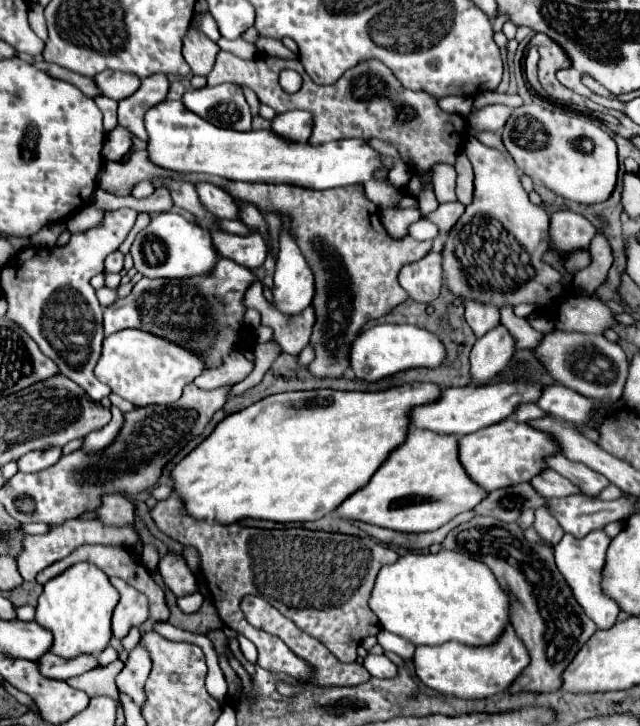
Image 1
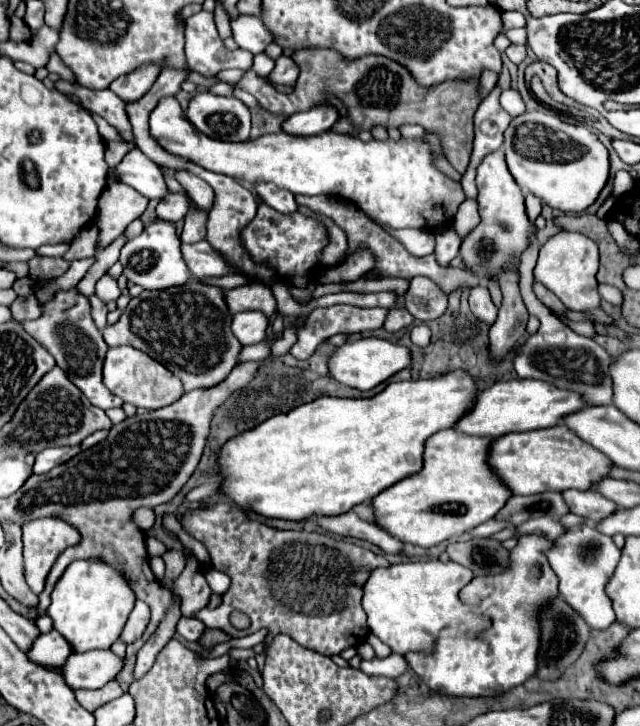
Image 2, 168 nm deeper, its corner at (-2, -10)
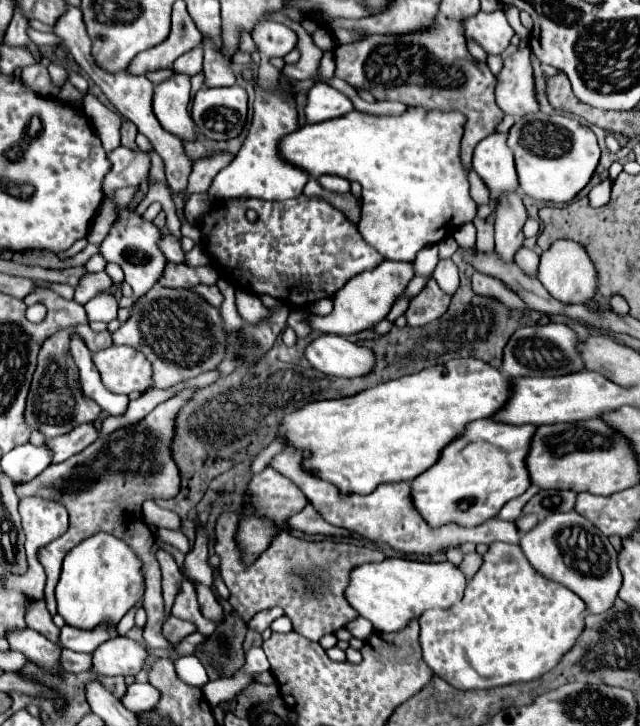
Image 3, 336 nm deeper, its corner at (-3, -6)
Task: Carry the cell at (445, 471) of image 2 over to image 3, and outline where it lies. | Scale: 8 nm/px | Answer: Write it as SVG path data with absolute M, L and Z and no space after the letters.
M479 419L467 425L463 437L447 445L441 459L411 483L417 511L431 527L459 523L475 527L497 517L501 507L523 495L531 481L527 475L527 451L537 425L509 425L493 419Z

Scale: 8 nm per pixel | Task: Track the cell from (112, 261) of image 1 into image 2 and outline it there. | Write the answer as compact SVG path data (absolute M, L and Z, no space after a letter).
M104 275L104 277L100 277L98 279L98 283L96 283L96 295L104 301L104 303L108 303L108 301L116 301L118 297L120 297L120 287L118 287L118 283L116 283L116 279L112 277L112 275Z

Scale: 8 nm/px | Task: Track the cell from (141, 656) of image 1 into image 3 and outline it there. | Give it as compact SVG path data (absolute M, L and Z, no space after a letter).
M159 549L157 551L157 559L161 565L161 573L163 573L163 599L165 604L165 611L167 615L171 613L171 605L173 599L180 591L183 575L177 567L177 563L171 557L165 557L165 551Z

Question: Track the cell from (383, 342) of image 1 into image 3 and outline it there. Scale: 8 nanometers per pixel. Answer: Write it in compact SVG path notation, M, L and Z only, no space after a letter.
M319 335L305 347L305 359L315 367L317 371L333 377L357 377L357 375L367 375L371 367L375 365L375 355L371 349L351 343L349 339L341 335Z

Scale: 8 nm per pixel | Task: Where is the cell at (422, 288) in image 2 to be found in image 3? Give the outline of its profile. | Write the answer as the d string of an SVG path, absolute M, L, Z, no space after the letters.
M429 279L427 287L415 297L411 299L409 309L405 311L407 317L407 325L409 327L423 327L435 319L439 319L447 307L449 307L449 295L445 295L439 285L435 283L435 279Z

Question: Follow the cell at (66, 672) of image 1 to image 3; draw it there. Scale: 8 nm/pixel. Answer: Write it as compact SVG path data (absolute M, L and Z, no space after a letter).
M129 637L105 641L93 653L93 671L97 675L137 675L149 657L149 649Z

